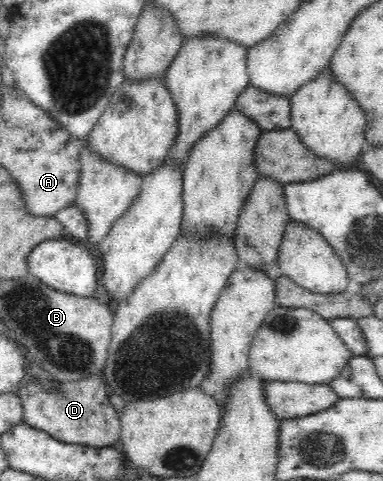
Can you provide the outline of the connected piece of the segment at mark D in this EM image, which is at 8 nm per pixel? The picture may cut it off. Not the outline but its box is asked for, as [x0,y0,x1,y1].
[18,374,120,448]

